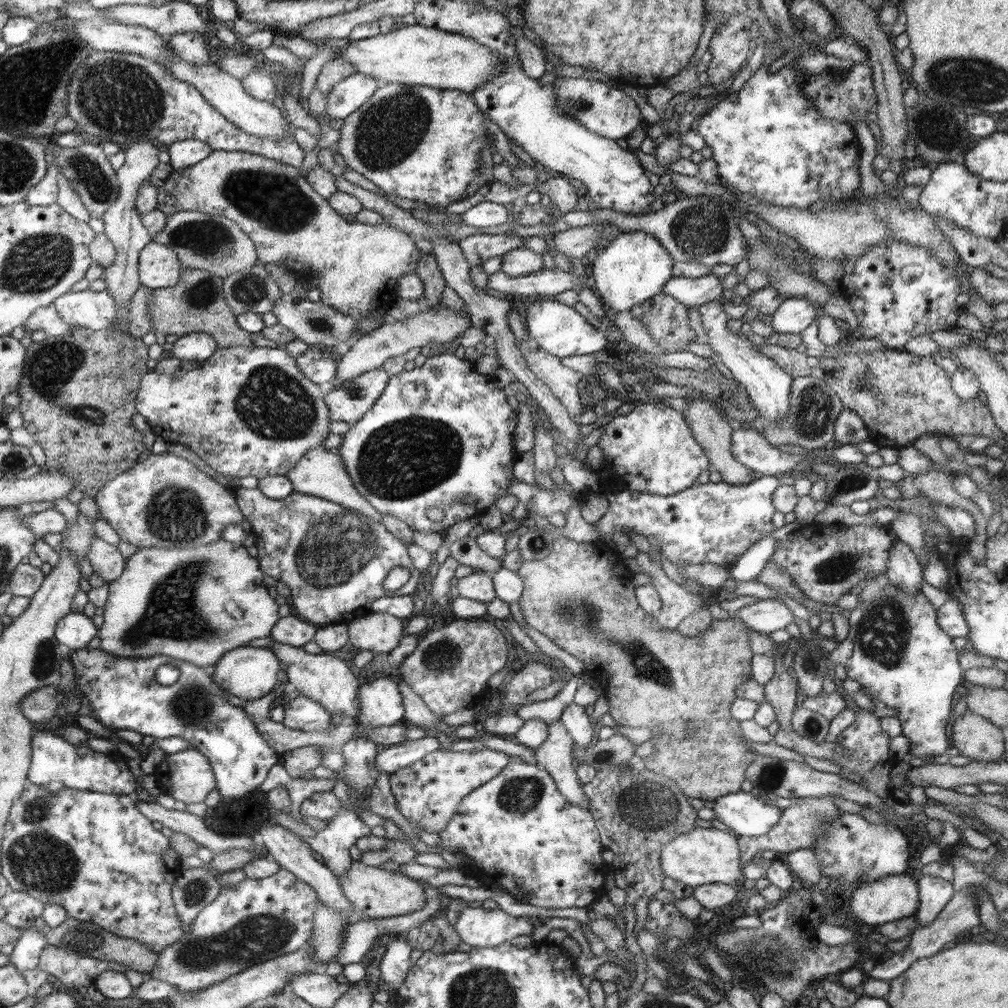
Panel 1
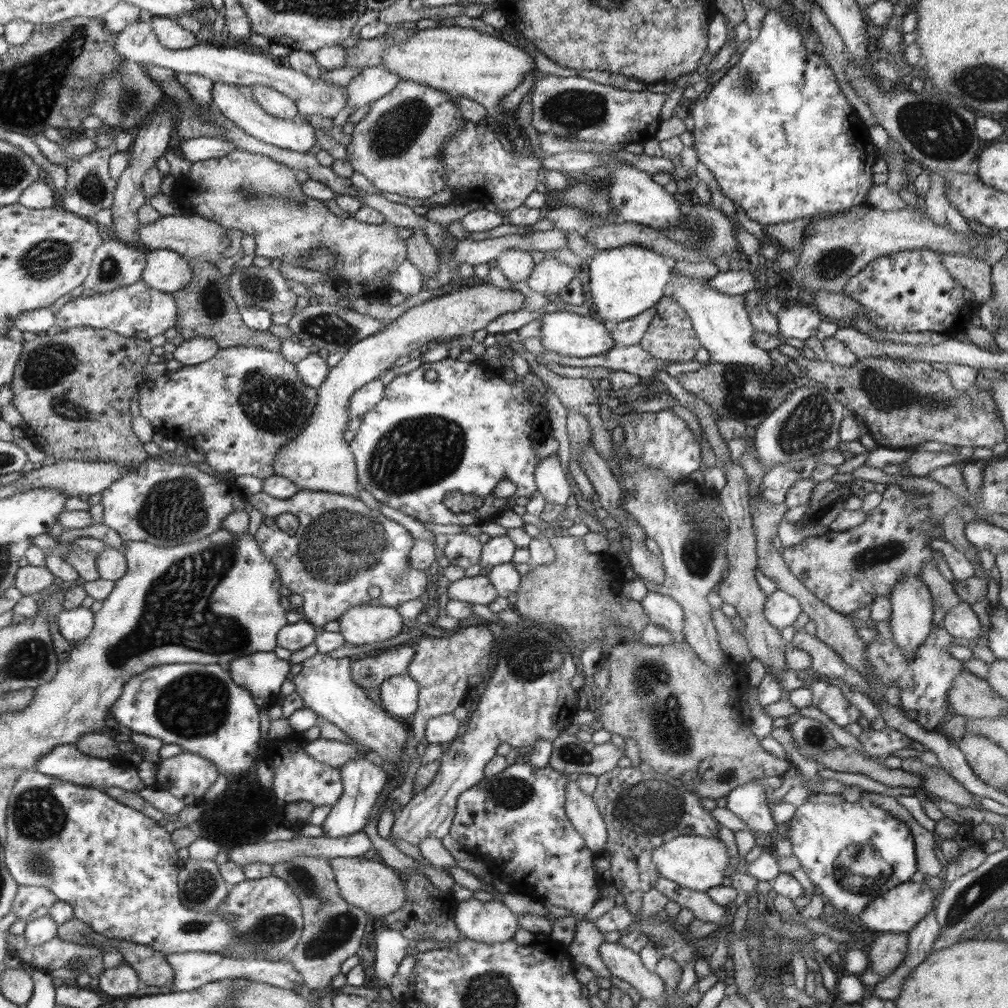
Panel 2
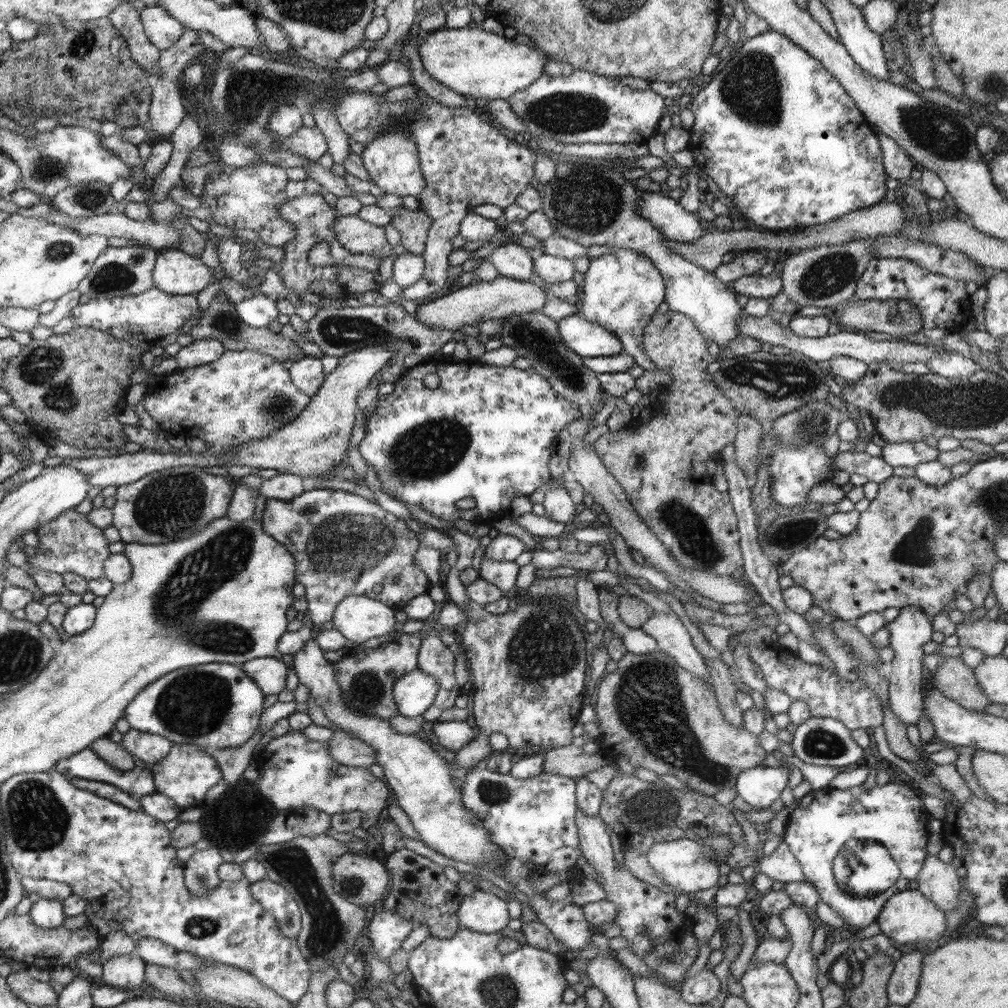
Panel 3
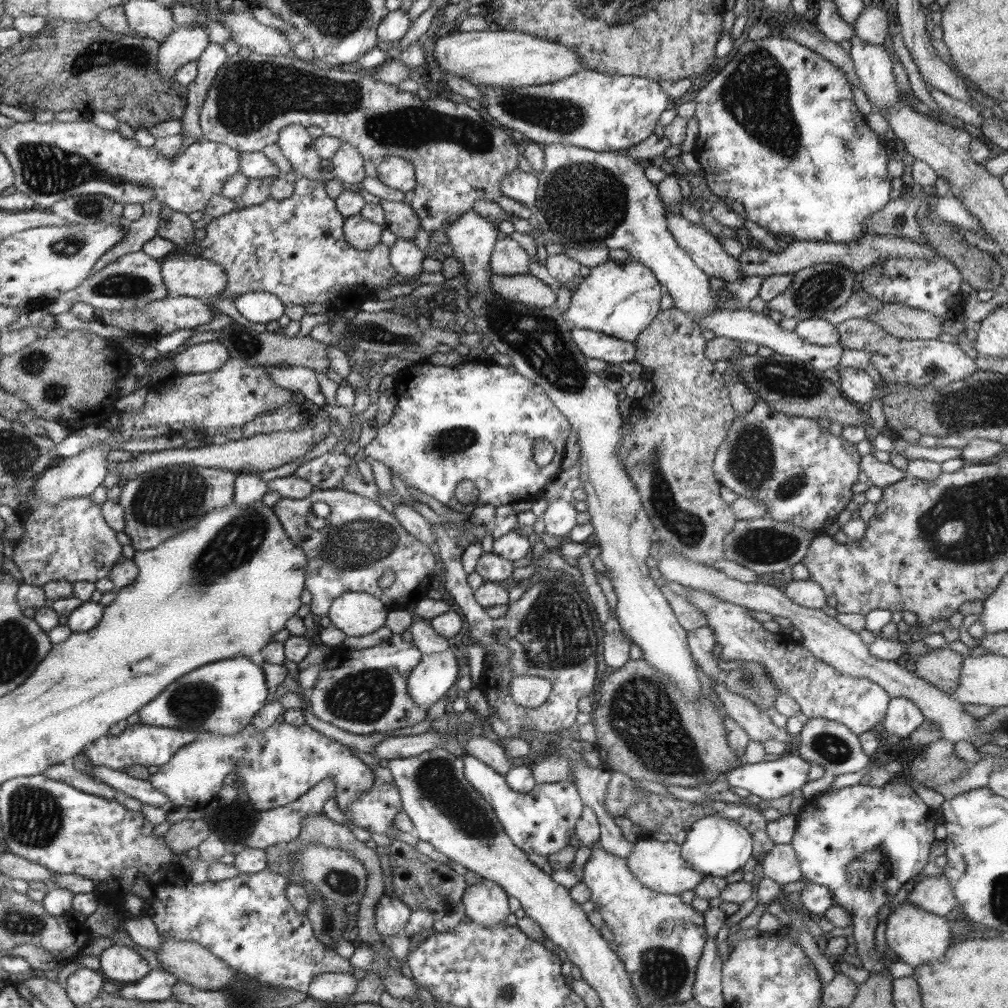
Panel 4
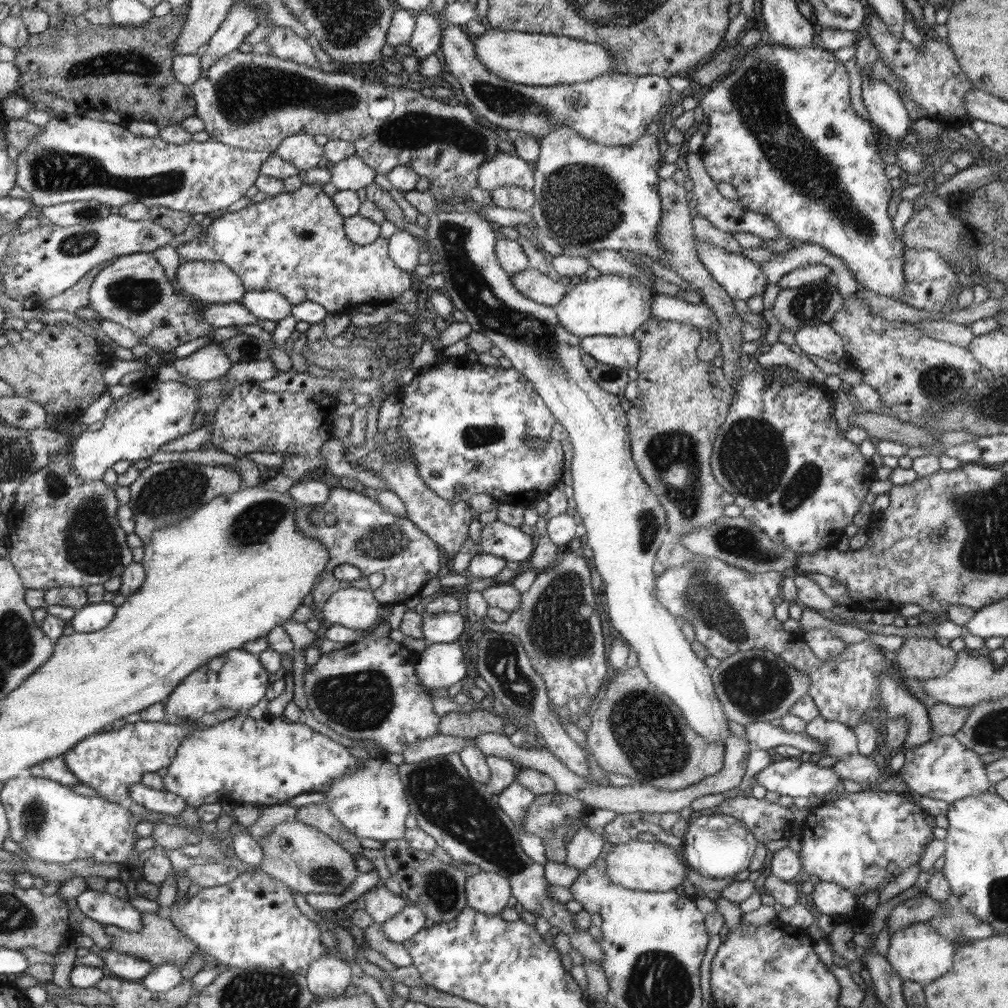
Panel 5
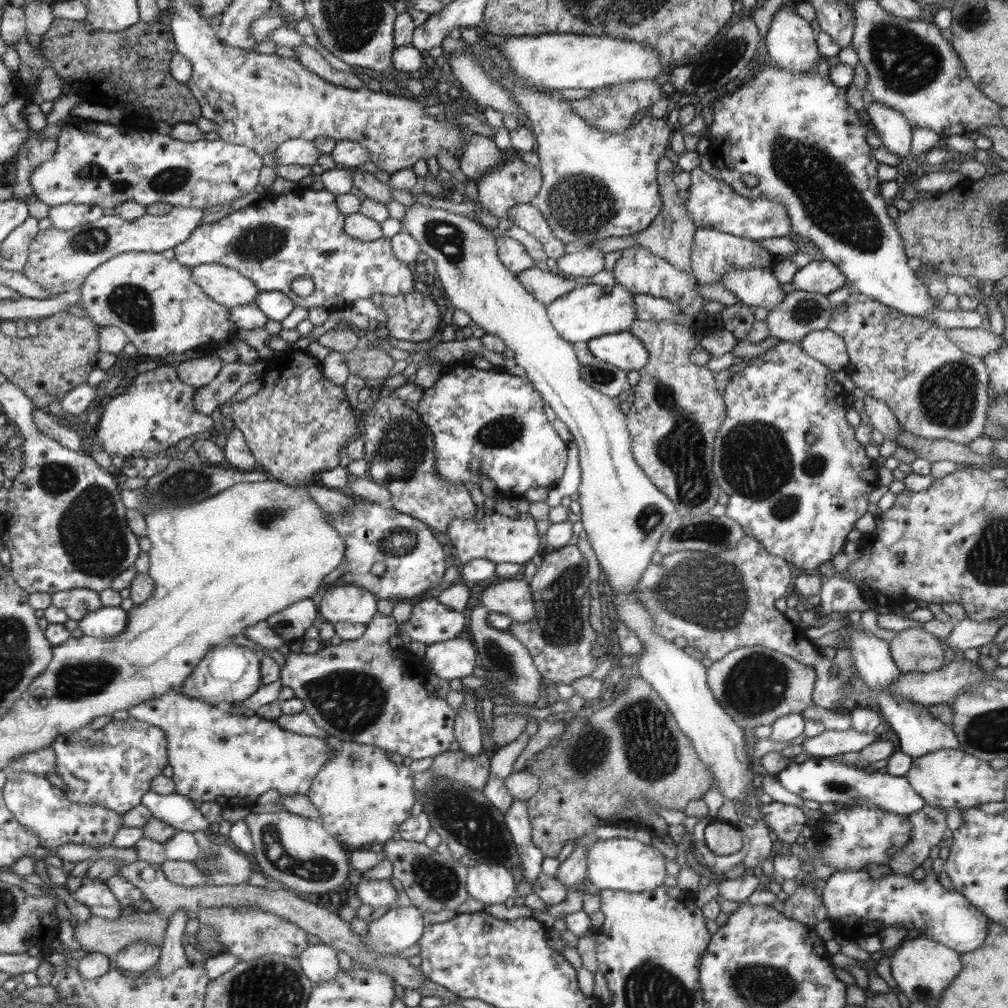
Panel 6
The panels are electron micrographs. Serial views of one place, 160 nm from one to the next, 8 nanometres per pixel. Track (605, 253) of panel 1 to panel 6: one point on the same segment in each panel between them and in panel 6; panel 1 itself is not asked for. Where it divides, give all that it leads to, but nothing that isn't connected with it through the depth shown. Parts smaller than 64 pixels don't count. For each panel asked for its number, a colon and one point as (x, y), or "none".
2: (625, 281)
3: (622, 290)
4: (619, 299)
5: (612, 304)
6: (589, 311)

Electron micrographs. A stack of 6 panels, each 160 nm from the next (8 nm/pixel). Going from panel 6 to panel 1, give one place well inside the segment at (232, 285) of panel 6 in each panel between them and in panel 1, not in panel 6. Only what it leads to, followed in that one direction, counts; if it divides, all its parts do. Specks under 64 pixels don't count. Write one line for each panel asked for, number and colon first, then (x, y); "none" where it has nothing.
1: (159, 266)
2: (166, 271)
3: (176, 272)
4: (185, 275)
5: (212, 282)

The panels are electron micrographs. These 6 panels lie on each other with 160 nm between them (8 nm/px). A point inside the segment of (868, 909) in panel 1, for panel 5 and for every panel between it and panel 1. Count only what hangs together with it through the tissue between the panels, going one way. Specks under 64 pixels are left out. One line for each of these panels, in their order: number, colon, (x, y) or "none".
2: (900, 909)
3: (908, 917)
4: (917, 936)
5: (918, 953)

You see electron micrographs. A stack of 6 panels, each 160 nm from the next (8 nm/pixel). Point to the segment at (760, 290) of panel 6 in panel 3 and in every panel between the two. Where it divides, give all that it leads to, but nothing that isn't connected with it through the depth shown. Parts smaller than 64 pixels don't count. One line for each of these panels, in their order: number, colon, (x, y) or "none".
3: (675, 223)
4: (705, 250)
5: (741, 278)

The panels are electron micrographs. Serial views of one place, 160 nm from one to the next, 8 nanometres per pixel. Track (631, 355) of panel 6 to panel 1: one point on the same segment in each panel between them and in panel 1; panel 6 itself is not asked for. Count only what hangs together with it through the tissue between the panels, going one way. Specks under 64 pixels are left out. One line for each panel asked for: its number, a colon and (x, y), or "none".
1: (558, 329)
2: (563, 332)
3: (586, 338)
4: (593, 344)
5: (621, 351)

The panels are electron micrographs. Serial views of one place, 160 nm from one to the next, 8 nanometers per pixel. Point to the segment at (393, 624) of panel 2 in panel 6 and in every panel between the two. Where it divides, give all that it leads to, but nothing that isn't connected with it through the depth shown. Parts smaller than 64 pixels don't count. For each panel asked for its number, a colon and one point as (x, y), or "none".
3: (359, 618)
4: (356, 614)
5: (357, 609)
6: (341, 604)

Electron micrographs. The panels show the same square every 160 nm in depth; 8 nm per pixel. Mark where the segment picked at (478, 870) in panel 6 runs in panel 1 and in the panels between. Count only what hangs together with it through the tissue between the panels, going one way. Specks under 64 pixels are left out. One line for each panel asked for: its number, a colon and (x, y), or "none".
1: (481, 928)
2: (489, 922)
3: (484, 912)
4: (486, 903)
5: (487, 892)

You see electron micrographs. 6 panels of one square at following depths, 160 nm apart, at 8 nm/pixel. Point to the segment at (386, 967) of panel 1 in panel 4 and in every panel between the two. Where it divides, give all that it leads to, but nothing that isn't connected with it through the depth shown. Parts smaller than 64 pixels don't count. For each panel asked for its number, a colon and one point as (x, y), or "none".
2: (391, 946)
3: (387, 930)
4: (391, 914)

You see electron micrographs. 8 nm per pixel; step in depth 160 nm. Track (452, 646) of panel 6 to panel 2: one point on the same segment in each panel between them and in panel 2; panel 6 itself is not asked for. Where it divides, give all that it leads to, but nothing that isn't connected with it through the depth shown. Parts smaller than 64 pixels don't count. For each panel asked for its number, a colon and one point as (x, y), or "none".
2: (398, 696)
3: (414, 693)
4: (429, 682)
5: (441, 665)

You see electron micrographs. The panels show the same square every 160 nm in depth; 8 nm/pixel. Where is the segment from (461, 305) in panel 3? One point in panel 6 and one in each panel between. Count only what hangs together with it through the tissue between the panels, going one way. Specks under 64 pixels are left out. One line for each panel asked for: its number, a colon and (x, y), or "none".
4: (529, 290)
5: (536, 285)
6: (547, 286)

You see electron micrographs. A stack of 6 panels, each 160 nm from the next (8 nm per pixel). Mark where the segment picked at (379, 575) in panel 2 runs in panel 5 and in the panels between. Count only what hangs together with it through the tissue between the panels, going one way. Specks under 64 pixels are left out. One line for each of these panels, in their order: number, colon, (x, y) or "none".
3: (344, 545)
4: (361, 541)
5: (366, 535)

